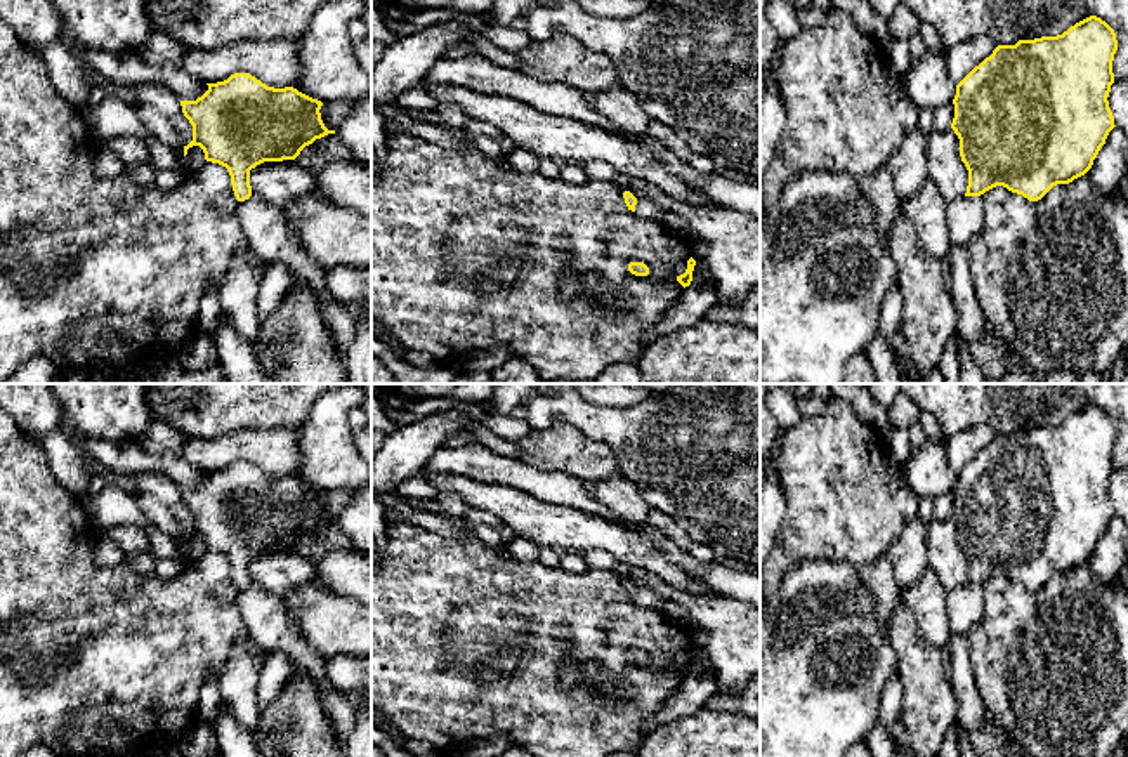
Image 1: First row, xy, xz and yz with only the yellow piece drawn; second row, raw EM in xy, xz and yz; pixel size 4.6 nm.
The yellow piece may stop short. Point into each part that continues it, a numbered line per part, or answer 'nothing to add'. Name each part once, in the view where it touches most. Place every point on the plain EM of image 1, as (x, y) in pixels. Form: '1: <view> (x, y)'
nothing to add

